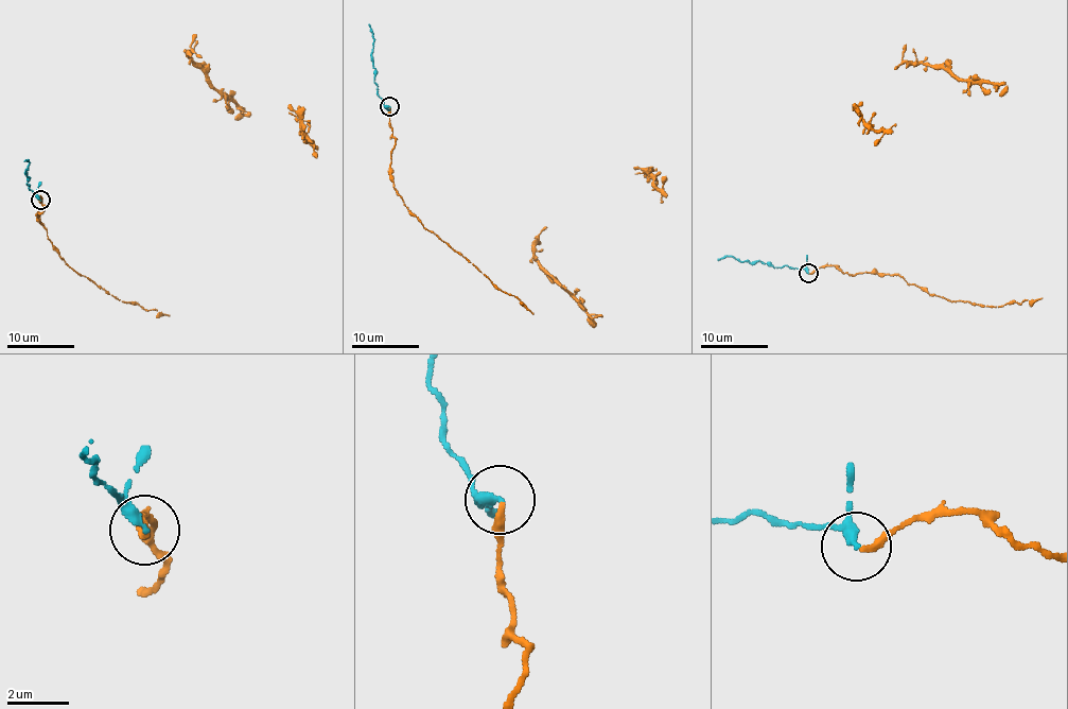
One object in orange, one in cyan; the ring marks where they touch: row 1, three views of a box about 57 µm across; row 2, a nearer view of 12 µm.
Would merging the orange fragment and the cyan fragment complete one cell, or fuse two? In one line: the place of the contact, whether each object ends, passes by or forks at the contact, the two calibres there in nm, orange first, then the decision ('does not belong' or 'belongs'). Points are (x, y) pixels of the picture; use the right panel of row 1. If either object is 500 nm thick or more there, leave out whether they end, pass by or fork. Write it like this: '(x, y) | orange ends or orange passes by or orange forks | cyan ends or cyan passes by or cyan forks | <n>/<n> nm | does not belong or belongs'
(808, 273) | orange ends | cyan ends | 240/320 nm | belongs

